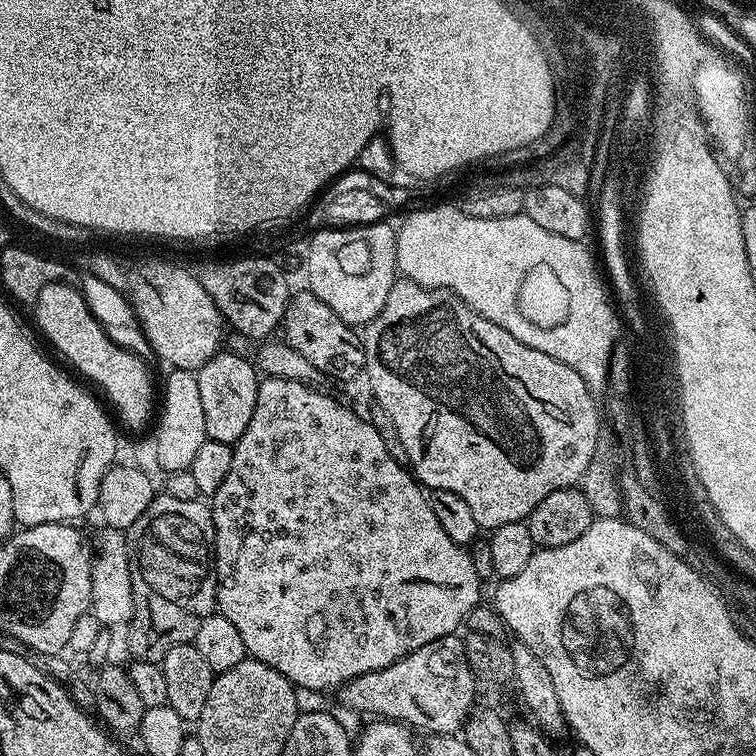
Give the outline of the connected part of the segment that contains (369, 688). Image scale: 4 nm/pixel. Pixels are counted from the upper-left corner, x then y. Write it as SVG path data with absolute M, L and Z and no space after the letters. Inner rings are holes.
M453 634L438 638L434 642L426 642L426 646L398 658L398 662L382 670L354 678L339 689L338 695L341 706L349 708L352 712L369 712L372 718L395 720L407 724L413 730L421 728L424 734L451 736L459 733L468 721L468 715L477 703L476 686L478 679L471 670L470 662L467 661L464 640L459 635Z

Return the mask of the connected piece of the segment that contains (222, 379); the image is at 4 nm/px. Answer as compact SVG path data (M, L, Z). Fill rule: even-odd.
M221 350L198 369L195 378L198 382L198 394L202 397L202 414L206 418L208 439L235 445L236 440L242 438L242 434L246 434L246 426L250 426L250 414L254 414L254 402L258 398L260 380L255 363L251 359L244 359L227 350Z

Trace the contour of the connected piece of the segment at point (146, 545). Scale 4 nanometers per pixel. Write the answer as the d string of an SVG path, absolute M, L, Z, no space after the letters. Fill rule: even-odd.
M163 494L157 495L142 518L126 529L134 594L134 614L126 631L135 659L159 664L166 650L193 643L198 626L217 611L214 556L209 544L215 538L212 509L203 499L182 502Z

